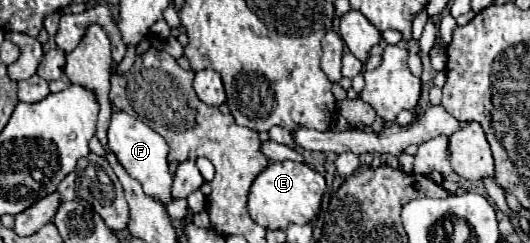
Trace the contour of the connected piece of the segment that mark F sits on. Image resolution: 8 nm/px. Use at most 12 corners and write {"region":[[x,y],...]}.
{"region":[[119,111],[107,141],[145,195],[169,205],[169,147]]}

